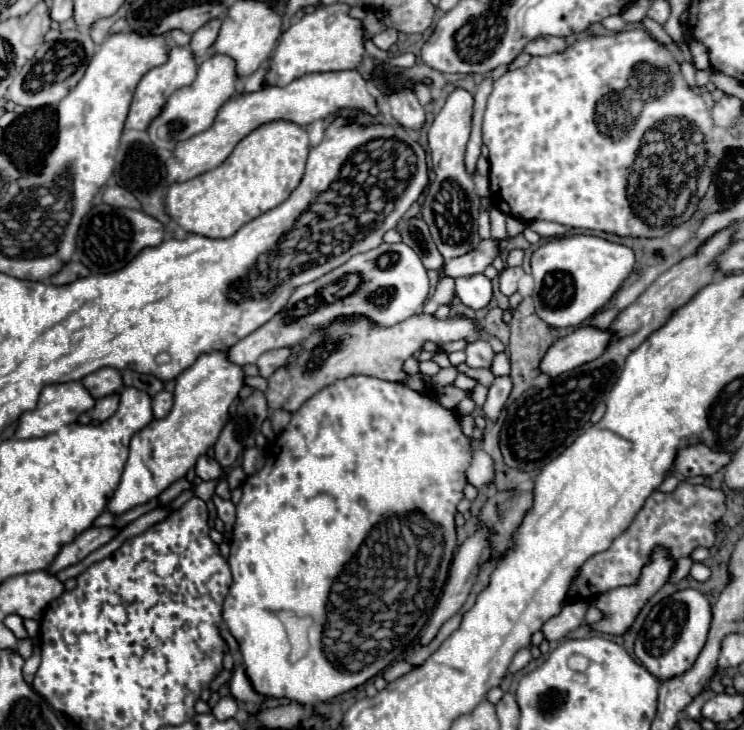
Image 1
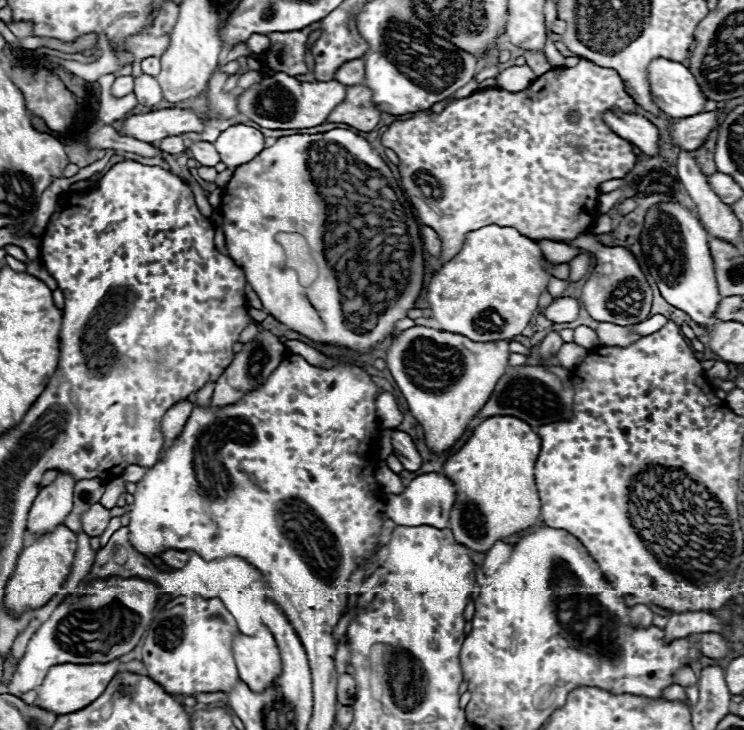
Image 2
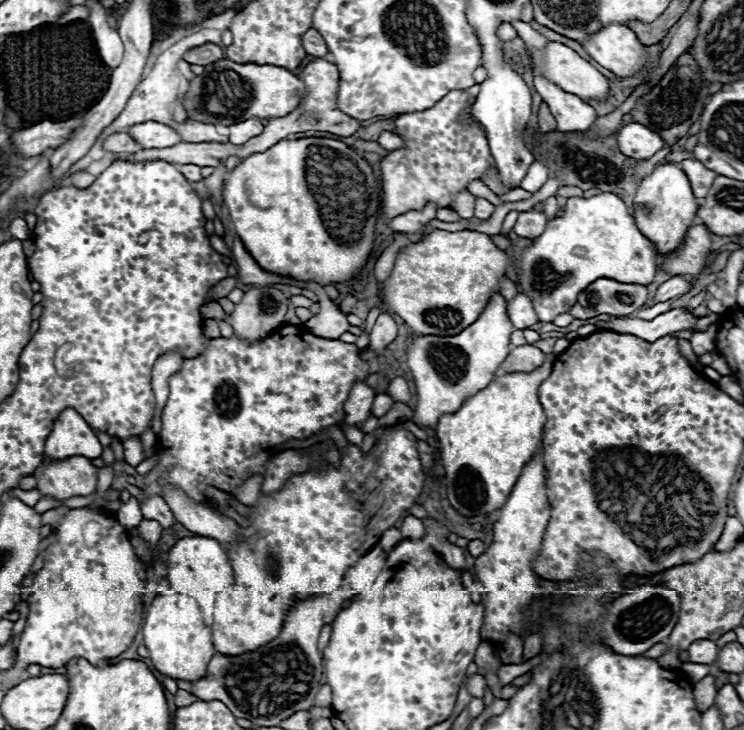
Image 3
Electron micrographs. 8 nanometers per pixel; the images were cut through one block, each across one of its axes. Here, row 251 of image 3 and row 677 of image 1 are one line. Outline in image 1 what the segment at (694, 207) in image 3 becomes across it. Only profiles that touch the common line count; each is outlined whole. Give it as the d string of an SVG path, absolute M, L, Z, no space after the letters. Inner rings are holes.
M692 588L678 590L672 596L658 602L644 620L644 626L636 638L634 654L642 666L658 680L670 680L690 670L702 644L706 642L710 628L710 602L708 598Z

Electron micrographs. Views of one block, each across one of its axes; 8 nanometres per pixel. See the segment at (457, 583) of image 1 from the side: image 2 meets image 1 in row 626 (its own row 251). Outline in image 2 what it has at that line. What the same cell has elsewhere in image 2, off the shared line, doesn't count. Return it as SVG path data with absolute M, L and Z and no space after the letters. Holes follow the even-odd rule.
M420 224L420 232L422 232L422 240L424 240L426 252L428 252L430 256L438 256L438 254L440 254L440 246L442 246L438 234L436 234L432 228L424 226L424 224Z

